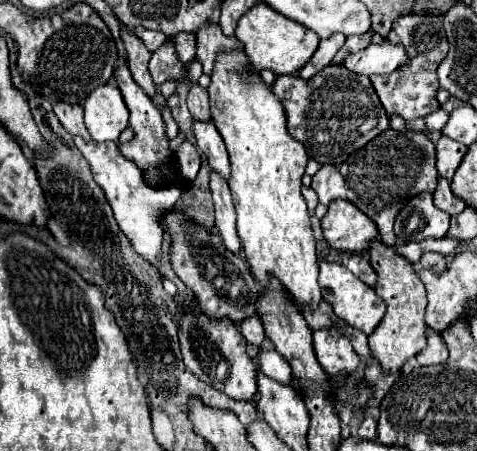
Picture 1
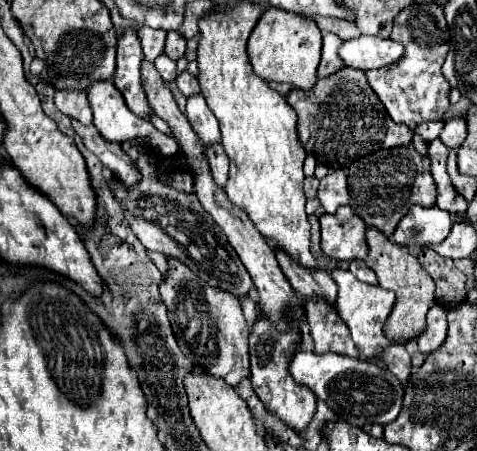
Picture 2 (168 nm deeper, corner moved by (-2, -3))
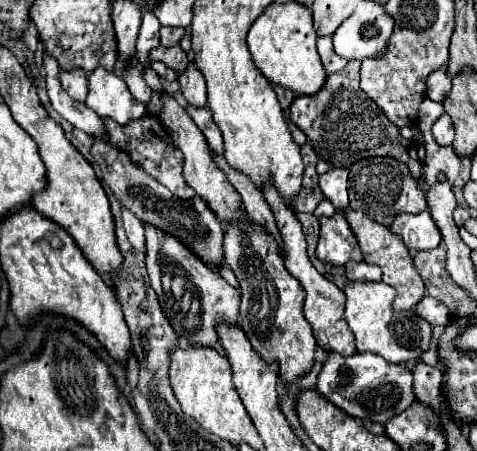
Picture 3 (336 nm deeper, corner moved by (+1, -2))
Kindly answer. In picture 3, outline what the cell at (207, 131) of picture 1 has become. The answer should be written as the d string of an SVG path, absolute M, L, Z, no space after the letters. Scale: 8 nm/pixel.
M190 62L184 70L184 74L178 76L178 82L182 86L182 94L188 100L188 104L204 106L206 104L206 84L200 70L196 70L196 64Z

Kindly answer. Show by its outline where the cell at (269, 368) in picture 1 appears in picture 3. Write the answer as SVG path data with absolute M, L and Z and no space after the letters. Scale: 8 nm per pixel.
M330 352L318 376L316 390L322 396L326 396L332 404L340 406L352 418L372 420L382 424L388 418L404 412L416 400L414 386L412 386L412 370L400 364L386 362L384 358L372 352L354 354L354 356L340 356Z

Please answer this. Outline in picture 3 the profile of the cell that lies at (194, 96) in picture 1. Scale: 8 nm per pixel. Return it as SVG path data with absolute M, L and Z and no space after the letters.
M174 44L174 46L168 46L168 48L166 48L166 46L152 48L152 50L150 50L150 58L164 62L166 66L174 68L176 72L182 72L182 70L188 66L188 56L186 56L186 52L180 48L180 44Z

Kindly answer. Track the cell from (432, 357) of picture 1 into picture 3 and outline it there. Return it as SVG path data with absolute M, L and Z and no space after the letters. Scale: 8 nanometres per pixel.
M424 296L424 298L420 300L420 304L416 304L416 310L418 310L418 314L420 314L422 318L426 318L432 326L448 324L448 320L450 320L448 308L446 308L440 300L436 300L436 298L432 298L432 296Z

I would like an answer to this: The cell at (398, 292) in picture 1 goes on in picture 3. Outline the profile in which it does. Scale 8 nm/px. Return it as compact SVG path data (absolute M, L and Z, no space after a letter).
M348 210L346 220L360 244L364 262L378 264L382 268L382 282L386 282L388 286L392 286L396 290L394 310L412 310L420 302L420 298L426 294L426 286L424 286L420 274L416 274L416 268L412 266L412 256L410 256L408 248L404 246L402 238L398 234L394 234L390 228L386 228L378 222L372 222L362 210Z

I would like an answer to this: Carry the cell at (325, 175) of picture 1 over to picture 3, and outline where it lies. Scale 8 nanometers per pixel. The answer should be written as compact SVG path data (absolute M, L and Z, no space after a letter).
M330 168L320 176L320 188L336 210L348 208L348 170Z

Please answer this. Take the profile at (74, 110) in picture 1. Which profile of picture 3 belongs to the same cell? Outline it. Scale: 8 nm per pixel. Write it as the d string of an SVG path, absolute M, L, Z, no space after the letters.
M80 68L60 70L60 82L62 82L62 88L68 92L70 98L74 98L78 102L84 102L86 94L88 94L86 72L84 70L80 70Z

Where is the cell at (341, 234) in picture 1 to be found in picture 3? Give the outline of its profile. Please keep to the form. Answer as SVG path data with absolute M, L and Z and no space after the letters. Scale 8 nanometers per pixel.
M336 212L332 218L320 218L320 226L320 240L316 248L318 260L332 266L344 266L350 260L362 260L356 236L352 234L342 212Z

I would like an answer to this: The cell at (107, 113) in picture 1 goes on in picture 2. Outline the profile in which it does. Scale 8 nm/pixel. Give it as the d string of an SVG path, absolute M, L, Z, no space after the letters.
M103 81L103 83L93 83L87 91L87 97L89 97L89 105L91 105L91 111L93 111L93 125L97 127L99 135L111 143L123 143L123 141L129 141L129 139L135 139L135 137L147 138L150 142L151 150L161 155L161 157L173 157L177 153L177 145L173 141L172 137L161 133L155 129L149 121L145 119L139 119L137 115L133 115L129 109L127 109L127 103L123 99L123 95L119 93L119 89L113 85L113 81Z

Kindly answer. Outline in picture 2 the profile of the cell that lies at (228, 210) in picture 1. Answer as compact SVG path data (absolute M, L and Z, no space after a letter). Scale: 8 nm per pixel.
M213 147L211 151L205 151L205 157L207 157L207 163L209 163L209 169L211 169L211 175L213 175L213 181L219 185L219 187L225 187L227 179L229 179L229 159L223 151L223 147Z

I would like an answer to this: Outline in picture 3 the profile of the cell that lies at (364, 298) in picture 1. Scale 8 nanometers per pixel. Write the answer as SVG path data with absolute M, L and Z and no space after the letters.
M348 282L344 292L346 292L344 318L350 330L354 332L358 352L374 352L386 358L388 362L400 364L418 360L428 350L432 340L432 326L424 318L420 318L420 334L396 334L396 330L392 330L392 318L394 318L392 302L396 296L392 286L384 282Z

